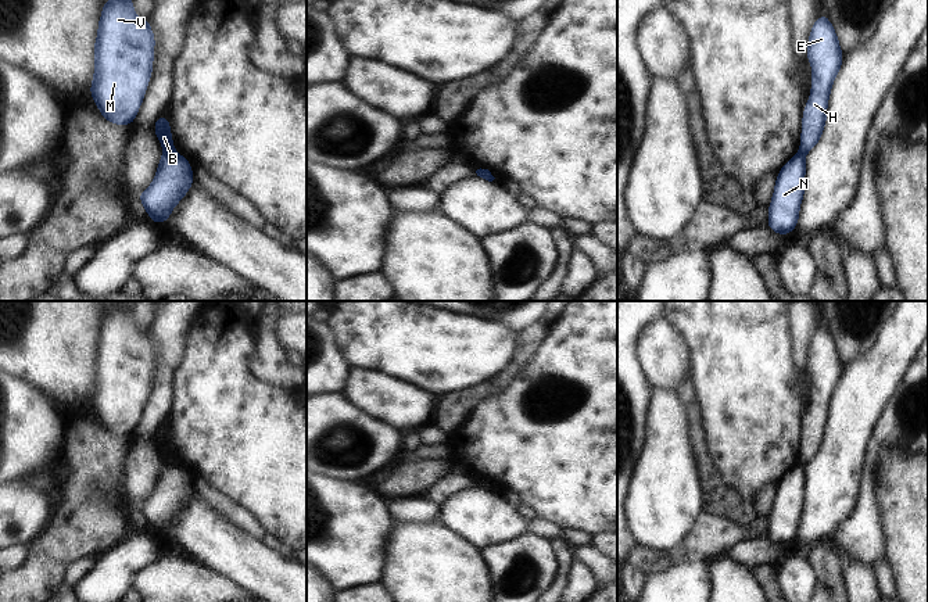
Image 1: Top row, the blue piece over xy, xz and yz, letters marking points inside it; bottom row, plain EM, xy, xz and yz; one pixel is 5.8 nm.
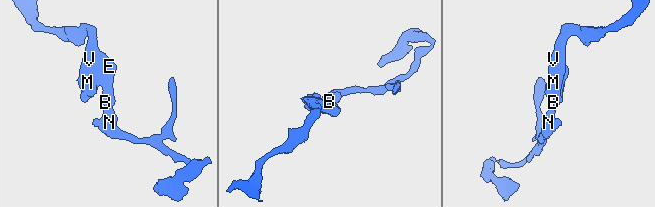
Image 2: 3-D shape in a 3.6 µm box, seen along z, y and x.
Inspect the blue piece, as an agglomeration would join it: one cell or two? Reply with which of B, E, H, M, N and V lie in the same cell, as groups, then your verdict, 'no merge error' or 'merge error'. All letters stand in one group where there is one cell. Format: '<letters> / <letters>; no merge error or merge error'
B E H M V / N; merge error

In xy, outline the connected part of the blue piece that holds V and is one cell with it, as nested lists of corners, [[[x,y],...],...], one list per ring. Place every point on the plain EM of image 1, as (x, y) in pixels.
[[[118,305],[104,313],[89,402],[107,431],[133,436],[150,393],[154,354],[148,330],[135,325],[133,309]]]

